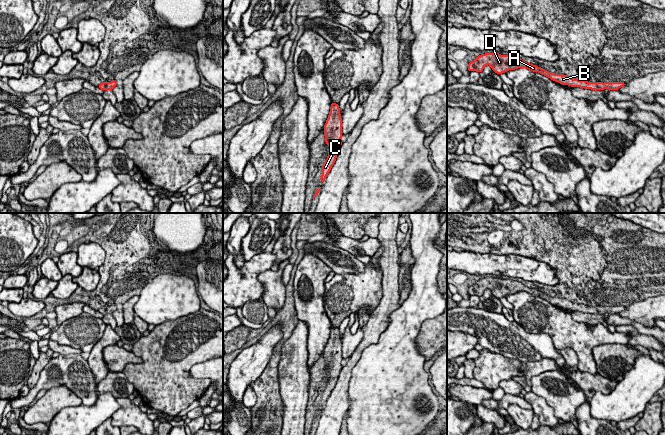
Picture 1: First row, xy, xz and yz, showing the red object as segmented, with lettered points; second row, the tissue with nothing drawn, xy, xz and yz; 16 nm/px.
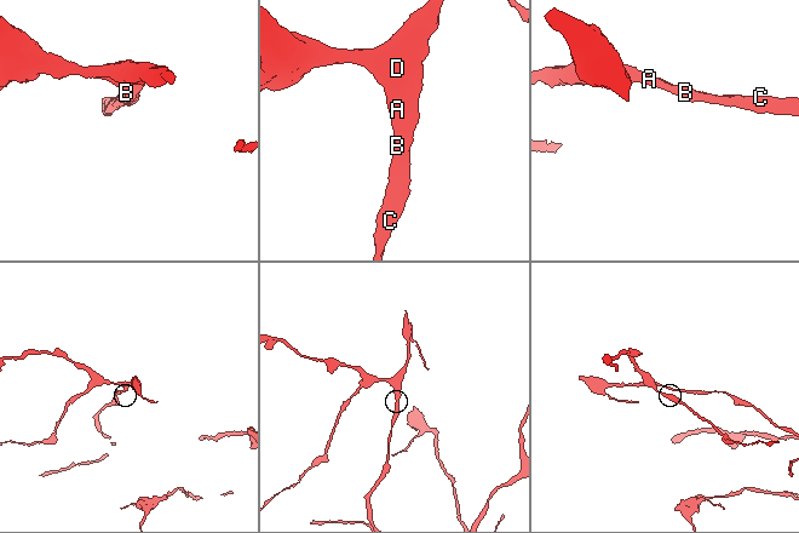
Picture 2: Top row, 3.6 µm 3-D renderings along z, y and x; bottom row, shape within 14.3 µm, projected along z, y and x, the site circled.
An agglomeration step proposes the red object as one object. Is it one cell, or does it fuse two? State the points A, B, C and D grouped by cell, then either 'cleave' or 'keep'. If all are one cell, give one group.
groups A B C D; keep

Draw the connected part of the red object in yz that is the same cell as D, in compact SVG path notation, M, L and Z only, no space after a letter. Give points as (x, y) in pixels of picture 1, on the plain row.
M497 276L479 279L475 284L469 286L468 295L477 295L480 297L486 289L490 289L492 294L499 299L506 297L508 294L515 294L524 291L533 296L539 296L562 309L569 309L571 311L580 311L591 314L618 314L625 310L625 306L587 306L585 304L571 302L567 299L551 297L541 291L529 288L519 281L501 279Z

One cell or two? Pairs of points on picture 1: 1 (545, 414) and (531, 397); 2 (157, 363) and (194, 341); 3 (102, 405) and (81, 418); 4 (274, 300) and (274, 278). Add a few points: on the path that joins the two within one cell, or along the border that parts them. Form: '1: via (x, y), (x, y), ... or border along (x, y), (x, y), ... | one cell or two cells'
1: via (543, 410), (535, 401) | one cell
2: via (166, 355), (175, 346), (185, 341) | one cell
3: via (97, 410), (90, 417), (86, 418) | one cell
4: via (274, 295), (274, 283) | one cell

